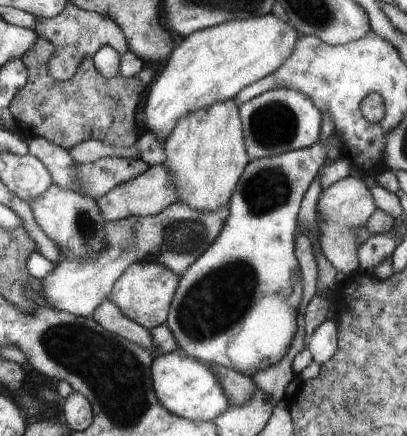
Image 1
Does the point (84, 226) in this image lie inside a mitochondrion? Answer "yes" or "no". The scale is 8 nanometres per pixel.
yes

